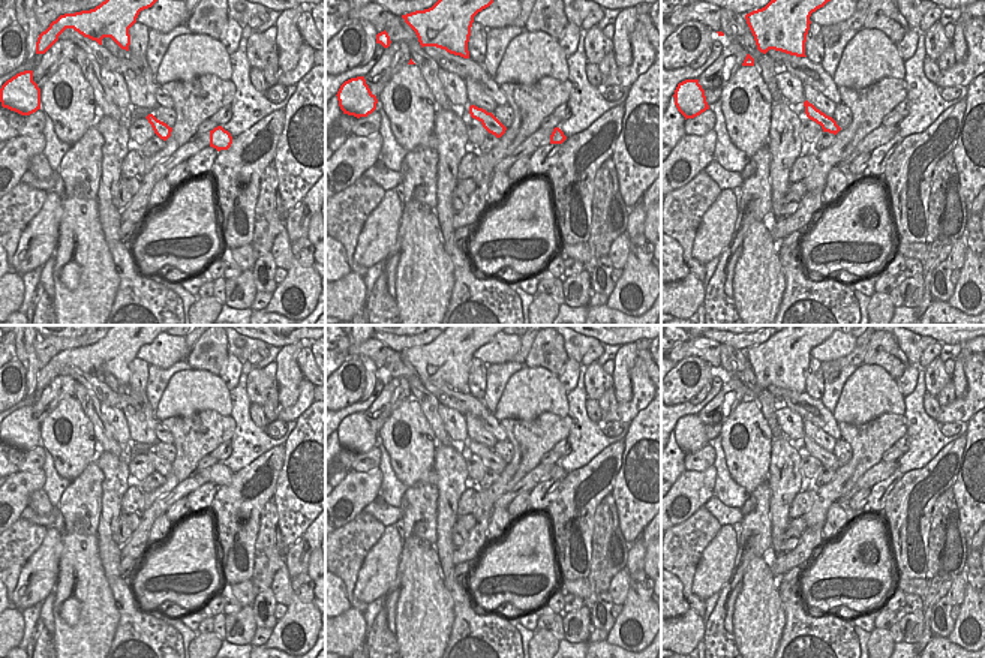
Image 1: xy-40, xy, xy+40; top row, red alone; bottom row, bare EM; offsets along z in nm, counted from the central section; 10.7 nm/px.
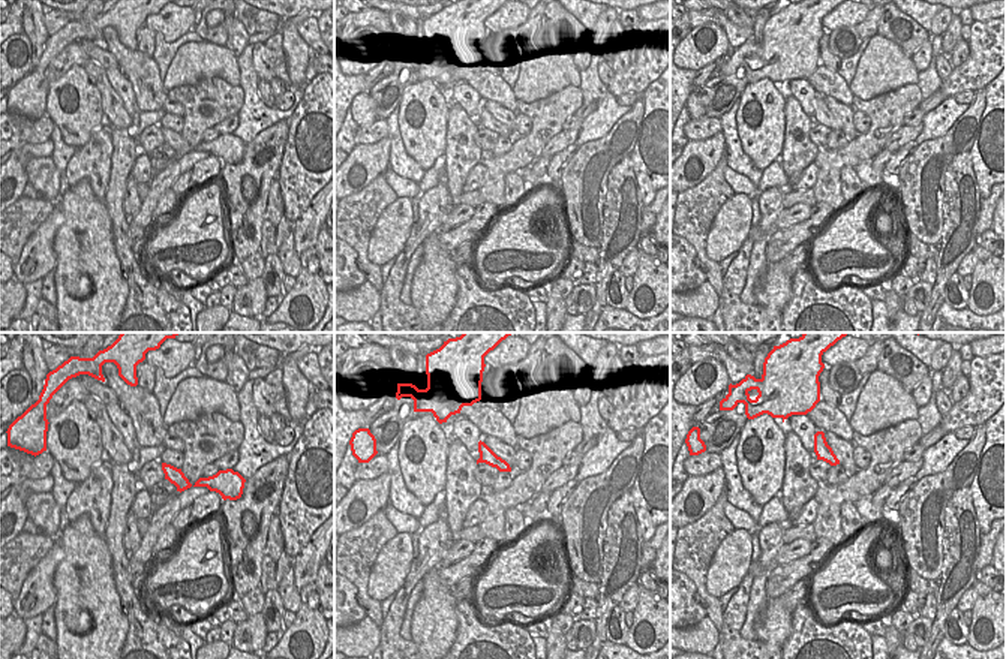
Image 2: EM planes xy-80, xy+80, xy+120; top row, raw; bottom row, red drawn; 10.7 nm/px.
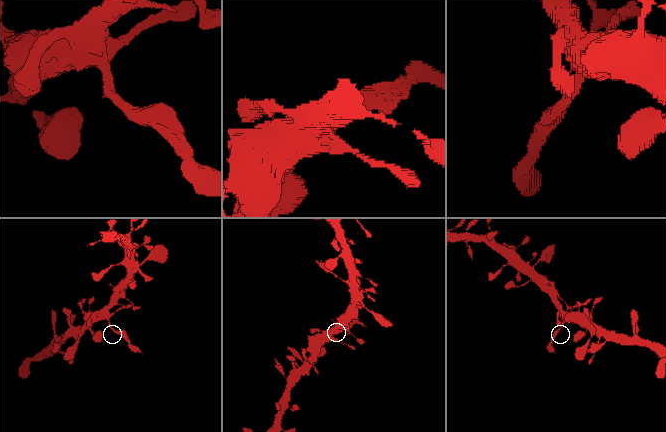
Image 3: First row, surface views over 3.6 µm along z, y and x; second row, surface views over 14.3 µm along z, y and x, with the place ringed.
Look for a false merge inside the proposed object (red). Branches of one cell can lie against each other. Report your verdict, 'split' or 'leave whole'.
split

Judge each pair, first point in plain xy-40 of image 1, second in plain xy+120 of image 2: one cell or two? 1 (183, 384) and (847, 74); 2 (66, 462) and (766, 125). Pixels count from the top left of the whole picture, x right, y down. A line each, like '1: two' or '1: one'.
1: two
2: one

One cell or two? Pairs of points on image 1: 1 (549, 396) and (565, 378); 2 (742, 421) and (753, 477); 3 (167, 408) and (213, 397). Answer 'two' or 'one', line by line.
1: two
2: one
3: one

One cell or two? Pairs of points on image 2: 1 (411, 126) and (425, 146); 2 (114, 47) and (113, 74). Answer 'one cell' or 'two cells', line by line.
1: one cell
2: two cells

